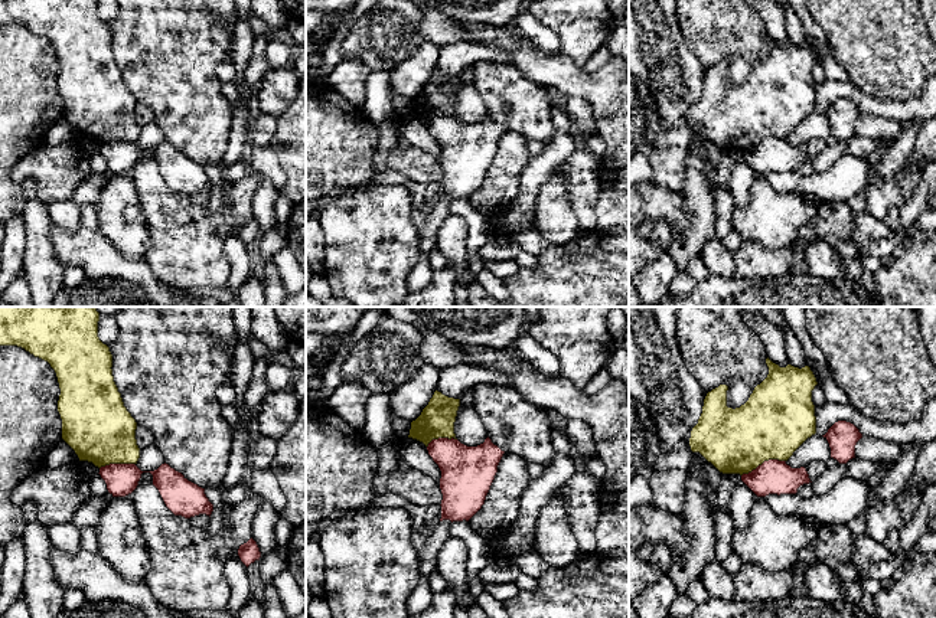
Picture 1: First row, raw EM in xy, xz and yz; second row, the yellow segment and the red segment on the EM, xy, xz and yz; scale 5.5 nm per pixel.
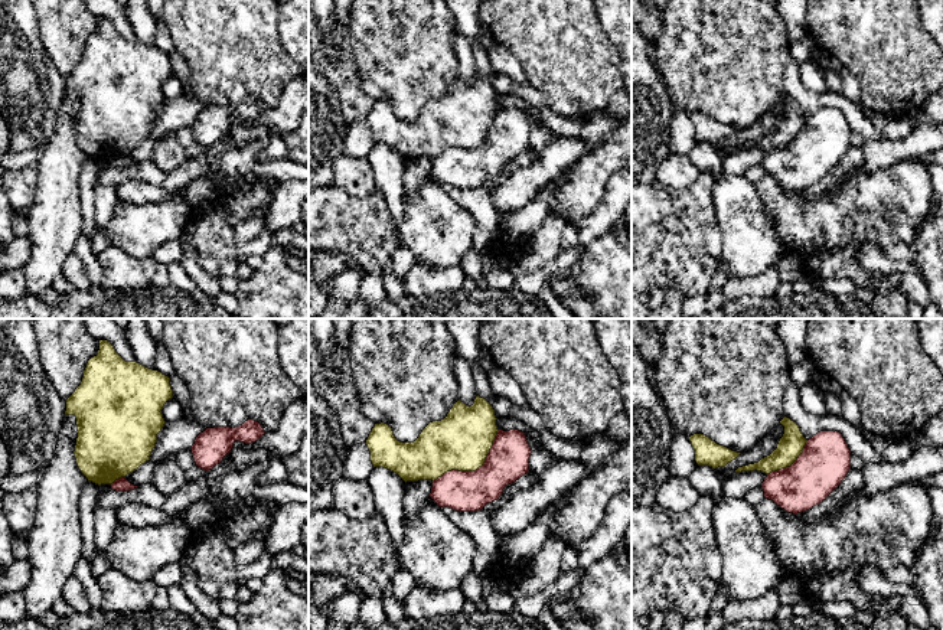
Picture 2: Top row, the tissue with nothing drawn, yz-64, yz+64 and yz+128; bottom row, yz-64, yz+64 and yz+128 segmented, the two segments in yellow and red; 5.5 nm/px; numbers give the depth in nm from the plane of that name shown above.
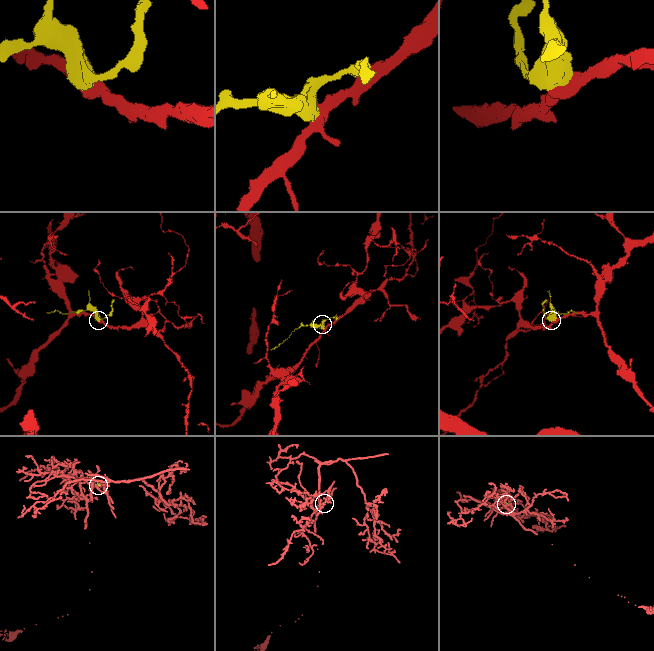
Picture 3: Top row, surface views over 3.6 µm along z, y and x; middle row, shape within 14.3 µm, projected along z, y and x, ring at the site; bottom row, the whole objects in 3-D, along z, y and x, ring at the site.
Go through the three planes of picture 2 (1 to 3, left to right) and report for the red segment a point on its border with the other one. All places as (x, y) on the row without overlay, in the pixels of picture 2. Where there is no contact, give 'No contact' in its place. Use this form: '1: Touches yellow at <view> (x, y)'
1: Touches yellow at yz-64 (117, 156)
2: Touches yellow at yz+64 (475, 147)
3: Touches yellow at yz+128 (790, 142)

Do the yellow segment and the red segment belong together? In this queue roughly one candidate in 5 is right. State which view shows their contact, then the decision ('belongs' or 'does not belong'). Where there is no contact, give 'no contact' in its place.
meets yellow in yz; does not belong

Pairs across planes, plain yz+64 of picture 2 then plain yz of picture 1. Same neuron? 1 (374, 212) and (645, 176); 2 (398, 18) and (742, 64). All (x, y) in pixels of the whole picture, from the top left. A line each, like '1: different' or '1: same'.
1: different
2: same

